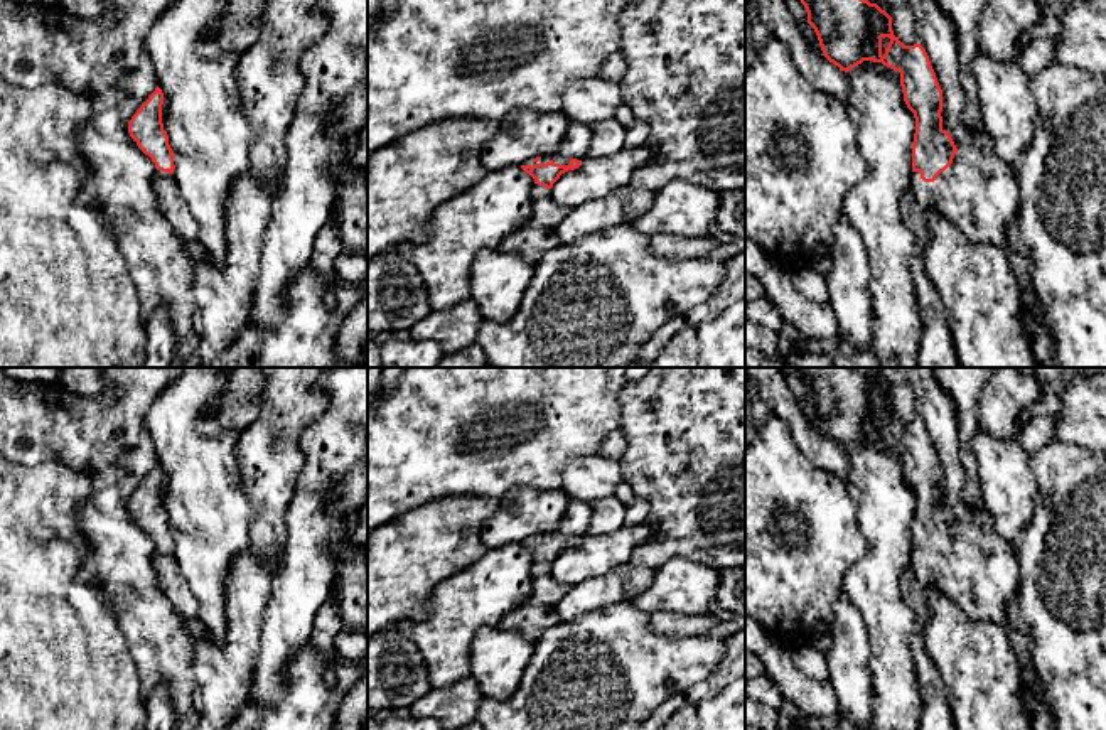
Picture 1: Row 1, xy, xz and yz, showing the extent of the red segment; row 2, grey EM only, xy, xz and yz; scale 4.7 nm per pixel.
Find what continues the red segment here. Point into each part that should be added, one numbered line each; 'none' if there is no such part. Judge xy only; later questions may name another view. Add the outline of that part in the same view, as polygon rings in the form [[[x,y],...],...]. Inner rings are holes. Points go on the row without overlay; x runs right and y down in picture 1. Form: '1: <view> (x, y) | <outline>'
1: xy (171, 582) | [[[157,548],[153,553],[153,565],[158,573],[158,588],[172,607],[184,619],[196,617],[199,614],[199,602],[180,575],[174,551]]]

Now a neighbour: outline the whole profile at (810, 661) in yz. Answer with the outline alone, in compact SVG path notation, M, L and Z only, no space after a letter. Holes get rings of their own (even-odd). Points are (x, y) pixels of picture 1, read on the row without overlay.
M809 642L799 644L791 652L791 659L794 668L804 676L818 681L828 679L826 654L813 647Z

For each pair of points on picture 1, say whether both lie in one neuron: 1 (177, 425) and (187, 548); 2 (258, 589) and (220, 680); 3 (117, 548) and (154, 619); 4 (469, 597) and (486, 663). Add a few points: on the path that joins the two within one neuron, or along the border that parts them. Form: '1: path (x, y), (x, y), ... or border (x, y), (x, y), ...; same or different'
1: path (191, 461), (201, 472), (209, 530); same
2: path (245, 611), (241, 643), (235, 658); same
3: path (122, 565), (125, 585), (137, 602); same
4: border (496, 624), (484, 626), (476, 634), (469, 671); different

